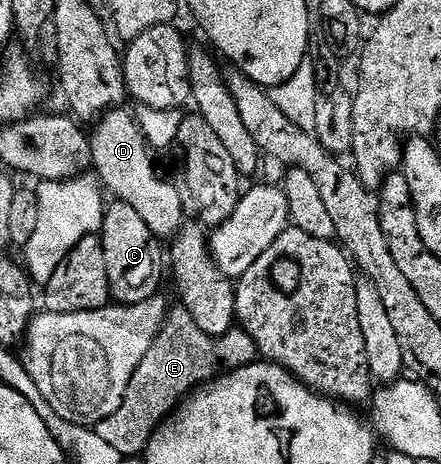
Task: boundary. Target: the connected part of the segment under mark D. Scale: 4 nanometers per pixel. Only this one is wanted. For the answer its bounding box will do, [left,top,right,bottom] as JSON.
[90,108,186,240]

